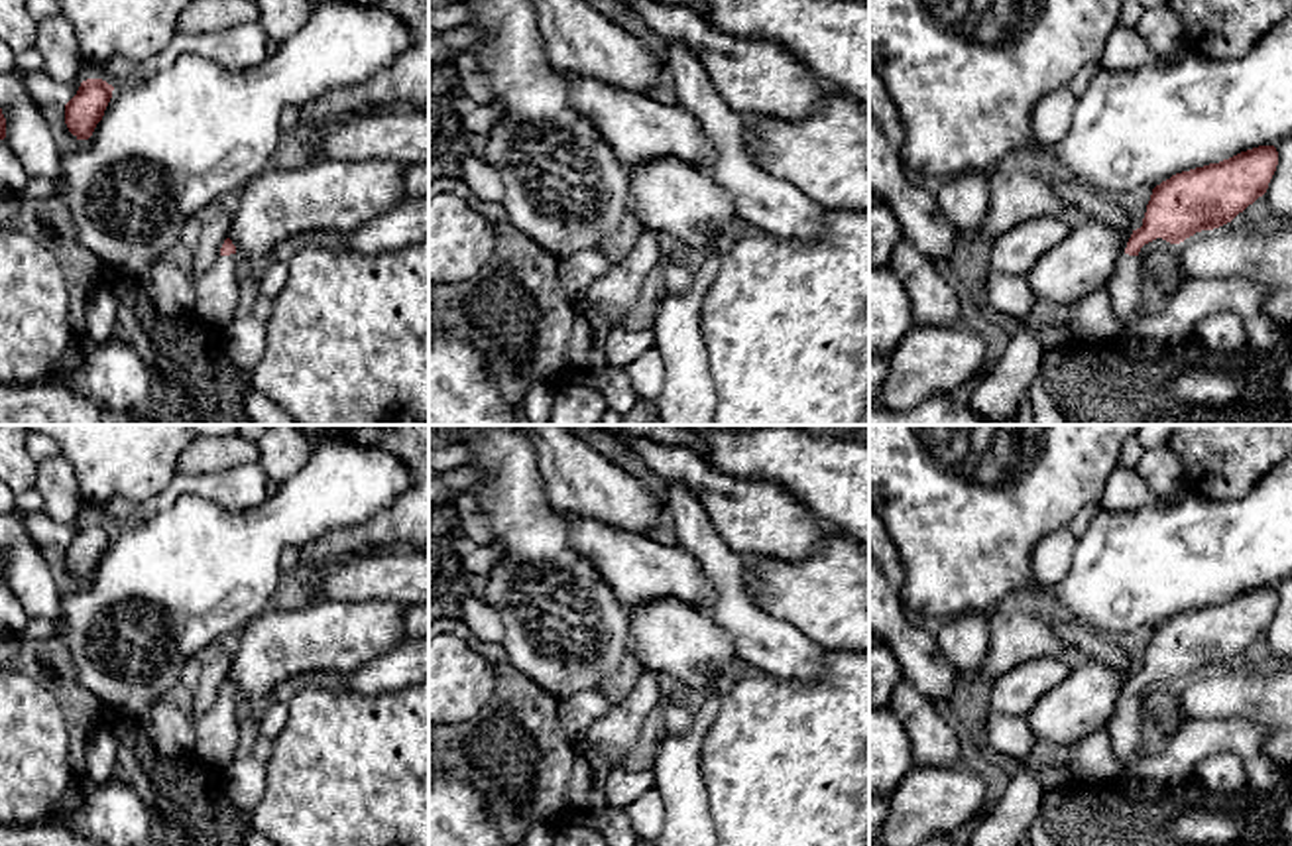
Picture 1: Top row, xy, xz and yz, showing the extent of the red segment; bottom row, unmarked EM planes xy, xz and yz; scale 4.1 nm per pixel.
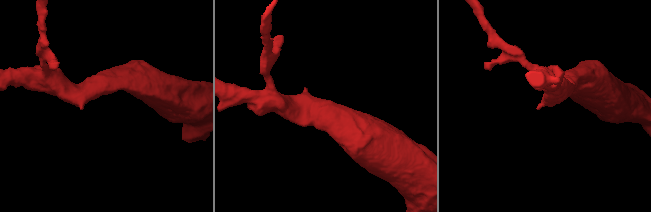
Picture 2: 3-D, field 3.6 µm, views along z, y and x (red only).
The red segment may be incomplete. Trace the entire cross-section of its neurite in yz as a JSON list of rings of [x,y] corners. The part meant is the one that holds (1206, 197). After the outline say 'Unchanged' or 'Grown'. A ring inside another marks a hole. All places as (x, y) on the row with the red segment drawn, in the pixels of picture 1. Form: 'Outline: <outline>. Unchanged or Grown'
Outline: [[[1259,146],[1219,163],[1176,173],[1152,189],[1143,226],[1133,230],[1105,285],[1123,325],[1148,315],[1143,307],[1141,248],[1156,238],[1180,244],[1196,232],[1231,222],[1266,193],[1276,165],[1276,148]]]. Grown

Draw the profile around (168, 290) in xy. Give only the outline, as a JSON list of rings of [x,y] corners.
[[[161,262],[136,285],[138,299],[147,313],[173,319],[191,313],[195,307],[195,285],[175,262]]]

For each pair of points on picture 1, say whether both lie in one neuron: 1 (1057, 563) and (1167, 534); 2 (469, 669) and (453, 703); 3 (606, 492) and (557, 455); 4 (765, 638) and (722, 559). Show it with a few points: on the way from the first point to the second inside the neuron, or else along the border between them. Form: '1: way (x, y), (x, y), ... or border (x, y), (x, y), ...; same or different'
1: border (1078, 538), (1070, 569), (1053, 587); different
2: way (461, 677), (453, 685), (453, 695); same
3: way (594, 484), (585, 483), (569, 467); same
4: way (746, 618), (730, 603), (726, 579); same

